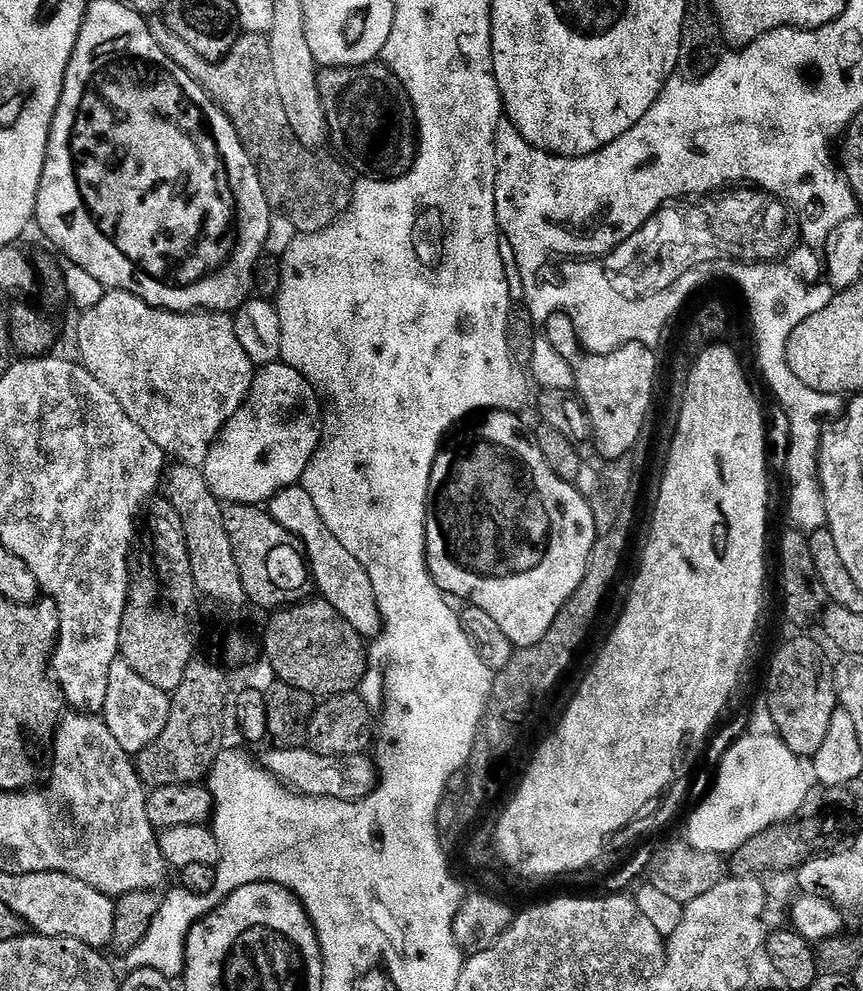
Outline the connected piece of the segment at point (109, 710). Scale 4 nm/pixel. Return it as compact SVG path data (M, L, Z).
M116 659L110 666L110 682L106 682L108 690L106 702L102 709L102 719L106 726L110 726L110 734L118 741L118 746L130 754L139 754L158 734L162 734L166 722L170 718L172 701L169 693L158 690L142 674L130 670L127 662Z

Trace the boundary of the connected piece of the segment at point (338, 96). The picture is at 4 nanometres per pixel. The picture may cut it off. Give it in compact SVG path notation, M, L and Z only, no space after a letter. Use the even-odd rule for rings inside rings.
M373 62L359 64L353 68L324 66L317 71L316 82L324 117L328 123L330 144L337 148L335 151L345 161L353 160L356 163L357 173L360 171L360 174L368 178L395 178L412 169L418 147L418 140L414 135L412 104L408 101L408 95L404 92L400 80L388 69L387 64Z

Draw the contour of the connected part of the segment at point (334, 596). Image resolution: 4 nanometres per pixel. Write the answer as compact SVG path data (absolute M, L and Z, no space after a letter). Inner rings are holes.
M303 486L287 488L268 501L266 511L272 515L274 522L290 530L290 534L294 534L303 544L304 554L308 557L310 580L320 591L317 592L319 599L330 602L330 606L334 606L334 610L338 610L338 614L342 614L342 618L346 618L346 622L350 622L350 626L354 626L361 636L373 637L382 626L374 582L370 582L370 574L366 574L362 562L358 562L358 558L354 558L354 554L350 554L350 550L346 550L334 534L330 534L330 526L322 522L322 514L318 514L318 506L314 506L310 494L306 494Z

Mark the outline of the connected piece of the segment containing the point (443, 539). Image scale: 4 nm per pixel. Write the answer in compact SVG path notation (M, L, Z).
M491 411L477 422L473 428L465 430L461 436L453 435L447 446L441 447L436 455L436 461L430 474L430 486L428 487L428 517L426 518L426 554L428 555L428 569L434 578L434 582L449 597L457 601L468 600L471 607L486 610L498 626L502 626L502 634L510 638L510 642L516 648L534 646L550 630L554 618L558 618L558 610L566 606L568 599L578 590L582 578L586 574L586 566L590 562L592 547L596 544L595 518L597 513L592 510L589 497L582 495L576 488L575 483L558 478L554 470L542 458L542 450L530 435L530 428L520 421L521 417L515 412Z

